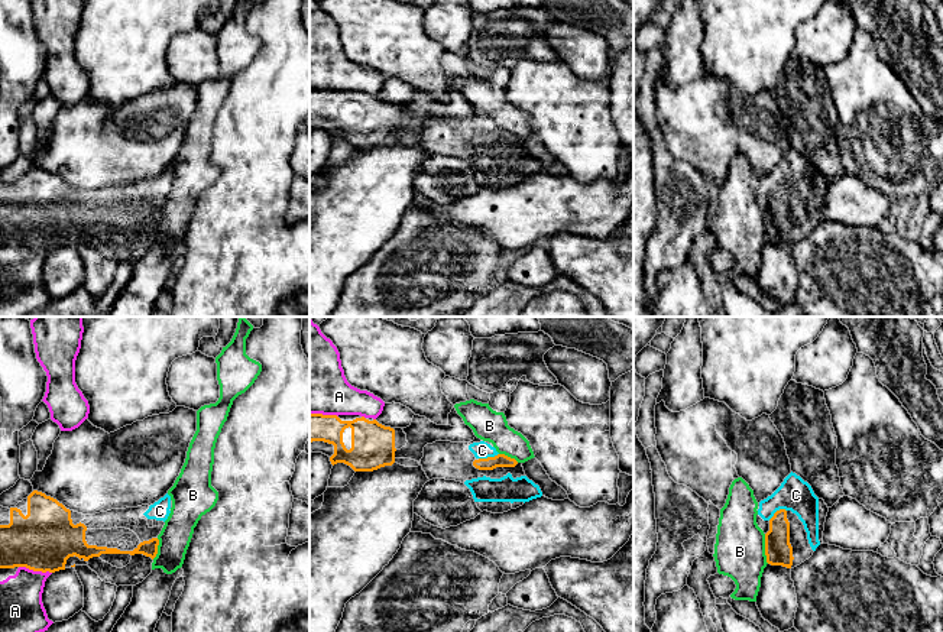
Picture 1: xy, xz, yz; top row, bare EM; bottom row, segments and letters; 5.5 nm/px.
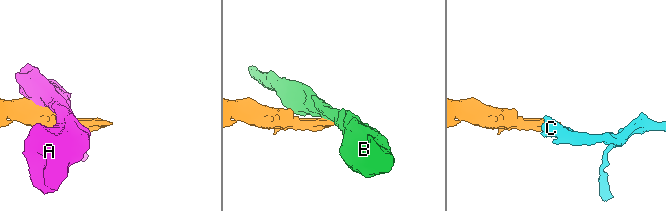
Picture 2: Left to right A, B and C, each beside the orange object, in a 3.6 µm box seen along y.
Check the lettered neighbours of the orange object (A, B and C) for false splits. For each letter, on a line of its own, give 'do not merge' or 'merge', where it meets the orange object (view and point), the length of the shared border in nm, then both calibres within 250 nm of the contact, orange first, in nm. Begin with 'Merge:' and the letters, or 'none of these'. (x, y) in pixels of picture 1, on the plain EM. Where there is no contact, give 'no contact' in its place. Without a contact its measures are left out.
Merge: C
A: do not merge; contact xy (35, 246); length 190 nm; calibres 340 and 240 nm
B: do not merge; contact yz (765, 224); length 170 nm; calibres 150 and 280 nm
C: merge; contact xz (488, 133); length 120 nm; calibres 80 and 100 nm

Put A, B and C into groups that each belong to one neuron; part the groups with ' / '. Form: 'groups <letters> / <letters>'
groups A / B / C

